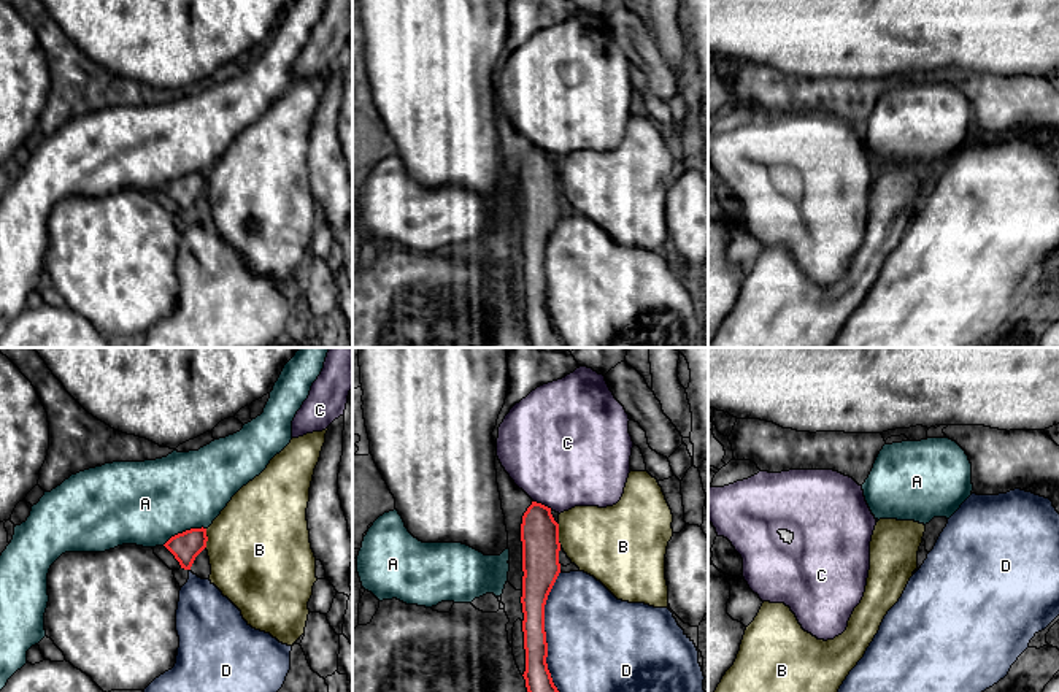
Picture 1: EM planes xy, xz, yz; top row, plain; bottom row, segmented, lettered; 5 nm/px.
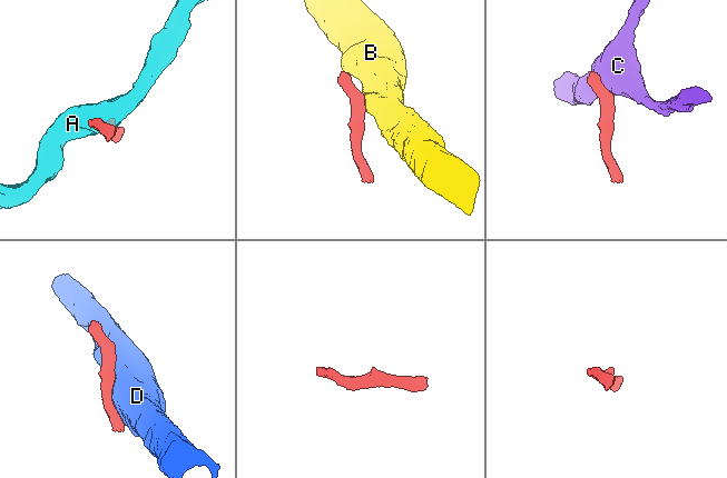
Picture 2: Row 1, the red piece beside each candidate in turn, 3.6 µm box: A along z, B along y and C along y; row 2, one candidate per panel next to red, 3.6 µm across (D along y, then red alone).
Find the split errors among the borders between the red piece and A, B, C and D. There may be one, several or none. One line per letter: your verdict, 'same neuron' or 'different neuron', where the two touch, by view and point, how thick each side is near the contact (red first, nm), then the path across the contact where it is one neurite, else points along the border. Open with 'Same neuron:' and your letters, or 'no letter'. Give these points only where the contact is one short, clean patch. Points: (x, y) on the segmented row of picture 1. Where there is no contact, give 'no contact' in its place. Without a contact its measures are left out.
Same neuron: no letter
A: different neuron; meets red in xy at (183, 532); 150 nm thick on the red side, 420 nm on the other
B: different neuron; meets red in xz at (558, 534); 190 nm thick on the red side, 360 nm on the other; border along xz (556, 522), (561, 545)
C: different neuron; meets red in xz at (543, 505); 190 nm thick on the red side, 500 nm on the other; border along xz (534, 500), (551, 508)
D: different neuron; meets red in xz at (545, 632); 150 nm thick on the red side, 460 nm on the other

